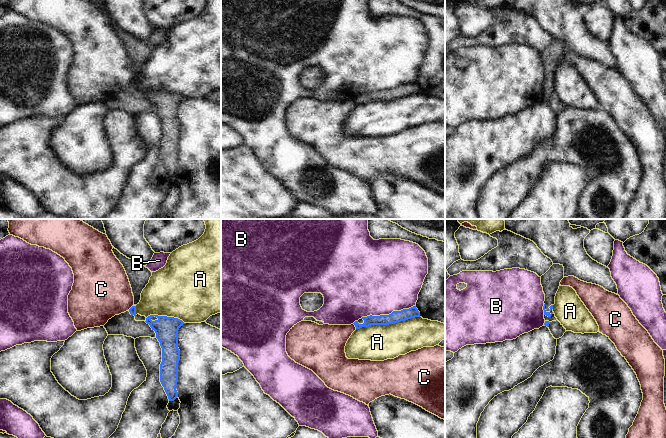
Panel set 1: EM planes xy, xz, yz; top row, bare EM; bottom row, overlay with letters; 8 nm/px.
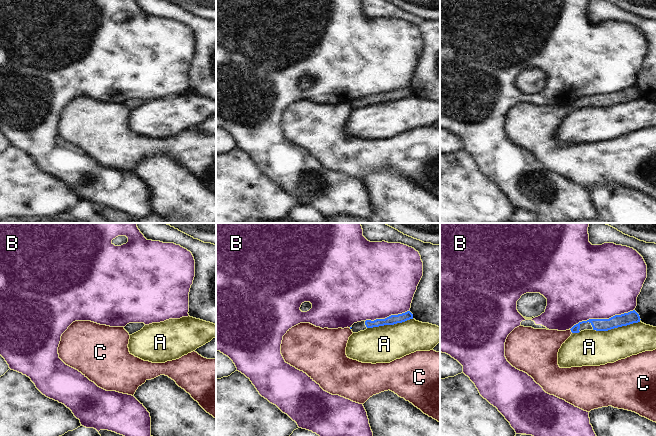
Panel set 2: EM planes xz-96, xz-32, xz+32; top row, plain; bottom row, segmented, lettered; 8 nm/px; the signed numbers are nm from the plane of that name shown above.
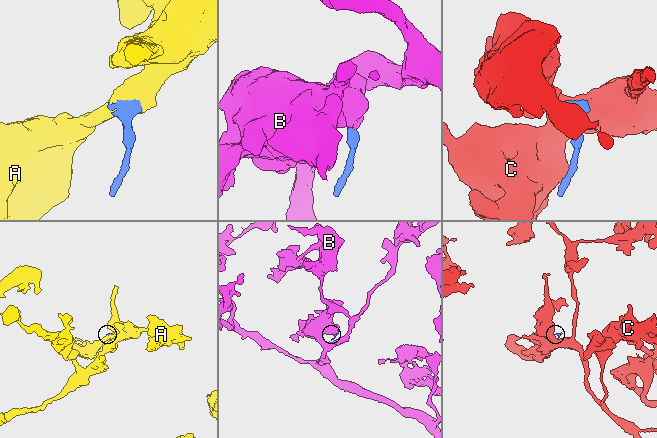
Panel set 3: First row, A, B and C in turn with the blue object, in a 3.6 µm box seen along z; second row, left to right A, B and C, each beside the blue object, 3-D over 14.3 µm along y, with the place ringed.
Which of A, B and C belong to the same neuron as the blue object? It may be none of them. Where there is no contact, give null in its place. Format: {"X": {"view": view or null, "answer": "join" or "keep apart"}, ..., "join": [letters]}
{"A": {"view": "xz", "answer": "keep apart"}, "B": {"view": "xz", "answer": "keep apart"}, "C": {"view": "xz", "answer": "keep apart"}, "join": []}

